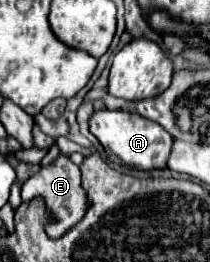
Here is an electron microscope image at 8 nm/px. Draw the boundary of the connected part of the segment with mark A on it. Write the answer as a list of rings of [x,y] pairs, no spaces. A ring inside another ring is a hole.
[[[101,109],[95,111],[89,119],[89,131],[99,139],[103,145],[109,161],[133,169],[165,169],[167,167],[167,155],[171,153],[173,137],[163,131],[155,121],[149,121],[141,117],[139,113],[127,113],[127,111],[109,111]]]

